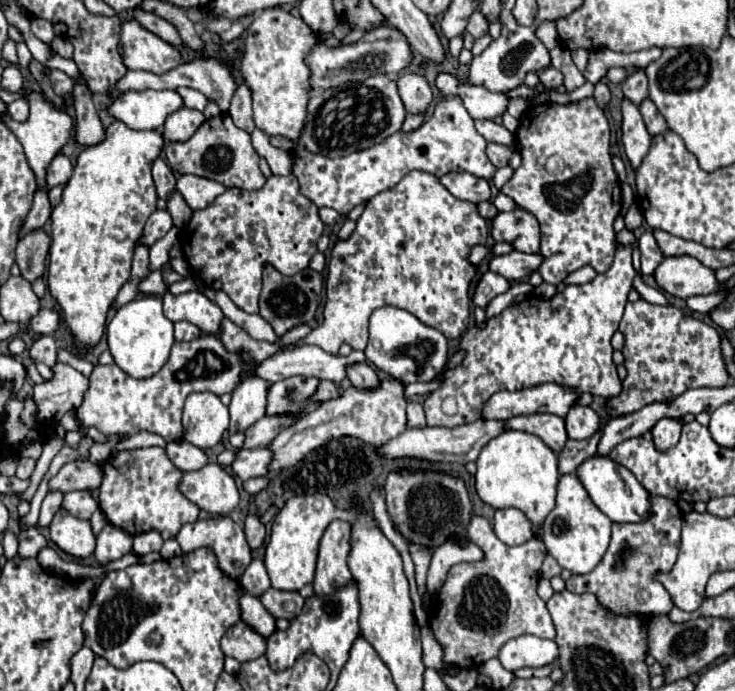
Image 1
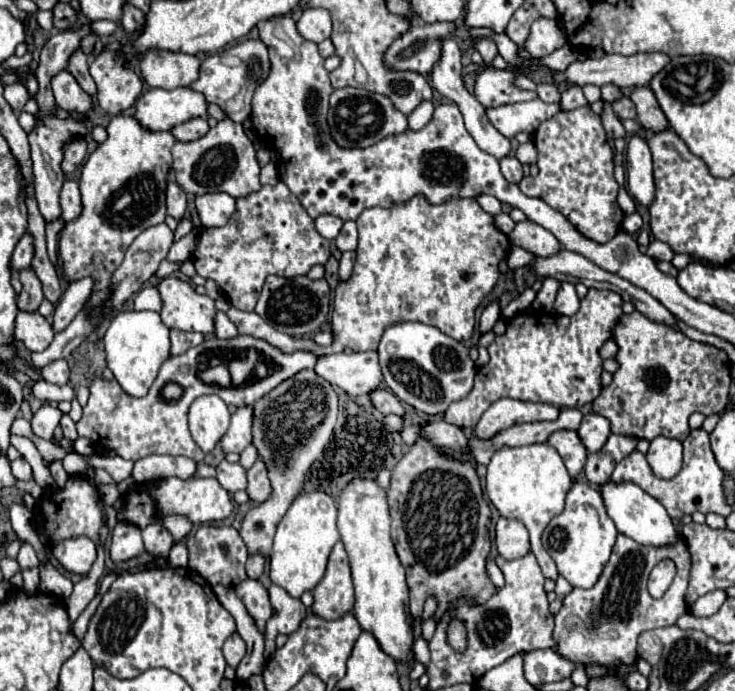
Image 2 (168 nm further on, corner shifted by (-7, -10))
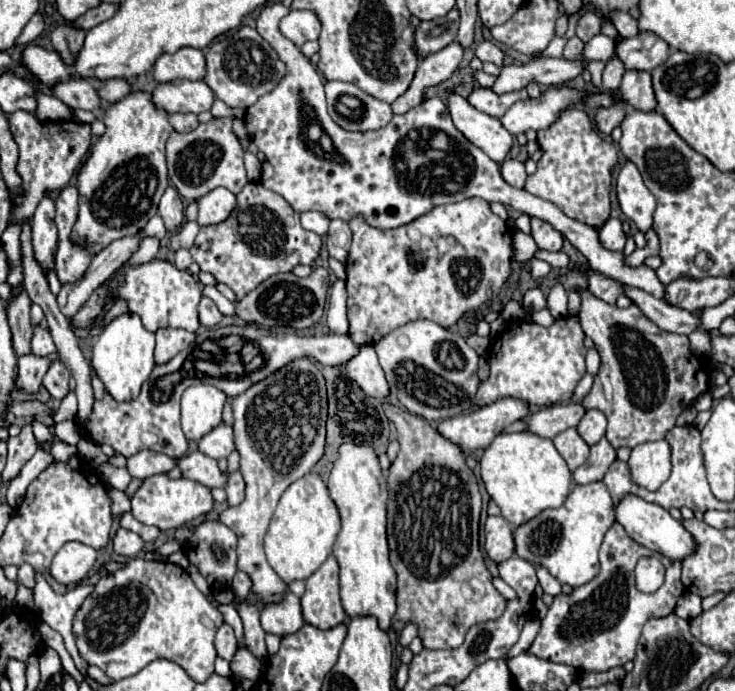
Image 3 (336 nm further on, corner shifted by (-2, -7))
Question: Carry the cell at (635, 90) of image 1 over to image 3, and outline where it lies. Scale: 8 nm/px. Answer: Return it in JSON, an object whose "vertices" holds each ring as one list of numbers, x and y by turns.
{"vertices":[[619,101,617,105,609,107,609,109,599,109,595,113,595,123,597,123,597,131,603,135,609,135,613,131,613,127,617,127,623,117,627,113,627,105,623,101]]}

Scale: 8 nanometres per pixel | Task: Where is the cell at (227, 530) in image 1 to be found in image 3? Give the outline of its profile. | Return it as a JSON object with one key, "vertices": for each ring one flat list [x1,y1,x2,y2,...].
{"vertices":[[203,521,195,527,185,553,207,579,209,589,229,587,237,571,237,535,219,521]]}

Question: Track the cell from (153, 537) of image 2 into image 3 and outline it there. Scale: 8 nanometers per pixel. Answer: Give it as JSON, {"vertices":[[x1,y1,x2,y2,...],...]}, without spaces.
{"vertices":[[153,475,143,481,141,489,133,497,133,517,145,525,155,525,161,531,177,529,199,515,205,515,213,507,211,491,201,485,193,483,191,479,169,479,167,475]]}

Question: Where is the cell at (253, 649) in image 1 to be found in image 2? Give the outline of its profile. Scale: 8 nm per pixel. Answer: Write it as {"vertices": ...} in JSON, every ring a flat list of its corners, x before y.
{"vertices":[[234,632,226,642,224,642,224,658,226,658,226,662,232,666,232,668,236,668,238,664,240,664,240,660,246,656,246,644,244,644,244,640,240,638,240,634,238,632]]}

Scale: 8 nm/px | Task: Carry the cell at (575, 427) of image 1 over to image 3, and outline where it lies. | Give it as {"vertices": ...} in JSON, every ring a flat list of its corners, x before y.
{"vertices":[[589,409,579,421,577,431,587,445,595,445,601,437,605,437,605,427,607,427,605,415,599,409]]}

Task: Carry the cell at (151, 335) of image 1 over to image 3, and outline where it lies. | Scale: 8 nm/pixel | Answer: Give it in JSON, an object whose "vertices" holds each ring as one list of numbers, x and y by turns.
{"vertices":[[133,313,119,315,101,331,97,343,93,345,91,365,97,373,97,377,103,381,105,391,115,401,131,401,139,395,141,385,149,379,149,375,155,367,153,347,155,347,155,335,151,331,147,331,141,325,141,317,133,315]]}

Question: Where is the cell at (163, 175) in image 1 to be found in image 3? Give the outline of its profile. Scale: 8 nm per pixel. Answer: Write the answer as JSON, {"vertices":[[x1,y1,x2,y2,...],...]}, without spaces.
{"vertices":[[175,187,165,189,165,193,161,197,161,203,159,203,159,215,163,217,167,231,177,231,183,225,185,209,183,209,181,197,177,195]]}

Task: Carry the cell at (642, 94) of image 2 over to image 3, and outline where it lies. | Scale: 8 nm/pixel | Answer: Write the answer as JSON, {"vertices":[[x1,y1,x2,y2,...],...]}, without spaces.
{"vertices":[[625,71,621,81,621,99,639,111,655,111,657,101,649,71]]}

